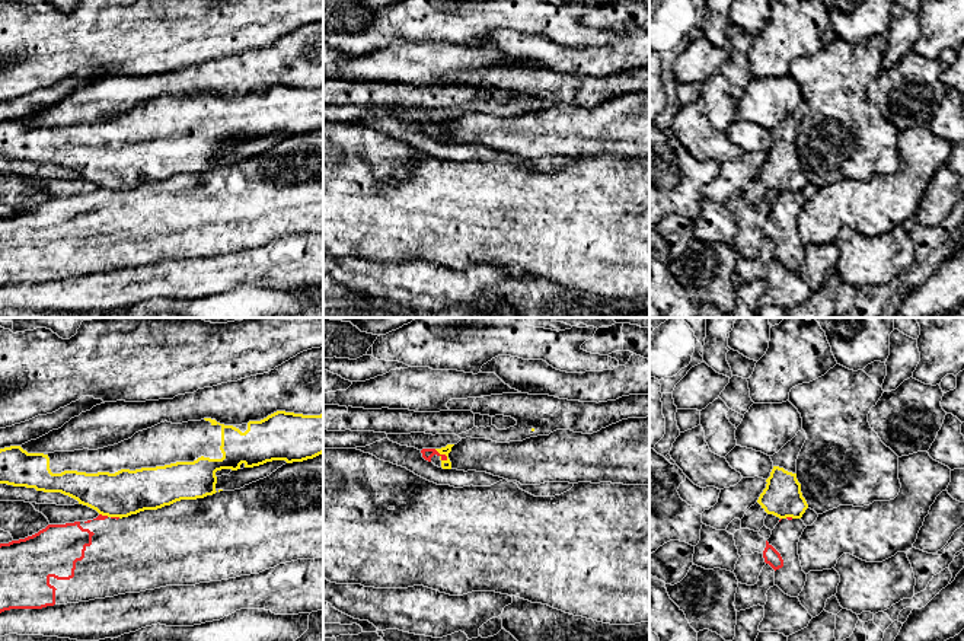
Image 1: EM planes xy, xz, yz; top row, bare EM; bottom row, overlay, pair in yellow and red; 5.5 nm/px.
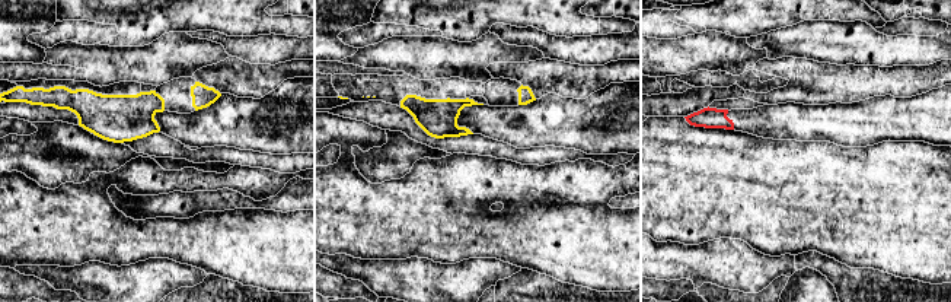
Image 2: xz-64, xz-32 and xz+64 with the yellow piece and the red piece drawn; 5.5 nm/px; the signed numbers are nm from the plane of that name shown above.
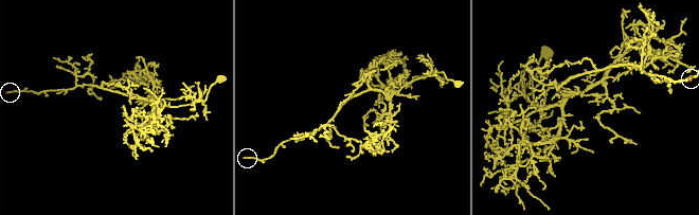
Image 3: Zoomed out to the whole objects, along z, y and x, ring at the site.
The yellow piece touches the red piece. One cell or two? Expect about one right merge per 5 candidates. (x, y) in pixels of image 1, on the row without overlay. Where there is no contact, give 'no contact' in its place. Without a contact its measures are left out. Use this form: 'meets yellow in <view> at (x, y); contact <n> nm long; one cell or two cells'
meets yellow in xz at (441, 127); contact 100 nm long; two cells

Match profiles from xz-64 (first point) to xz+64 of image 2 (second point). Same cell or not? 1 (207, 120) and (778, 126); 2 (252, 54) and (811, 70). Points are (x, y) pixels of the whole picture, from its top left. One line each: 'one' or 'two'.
1: one
2: two

